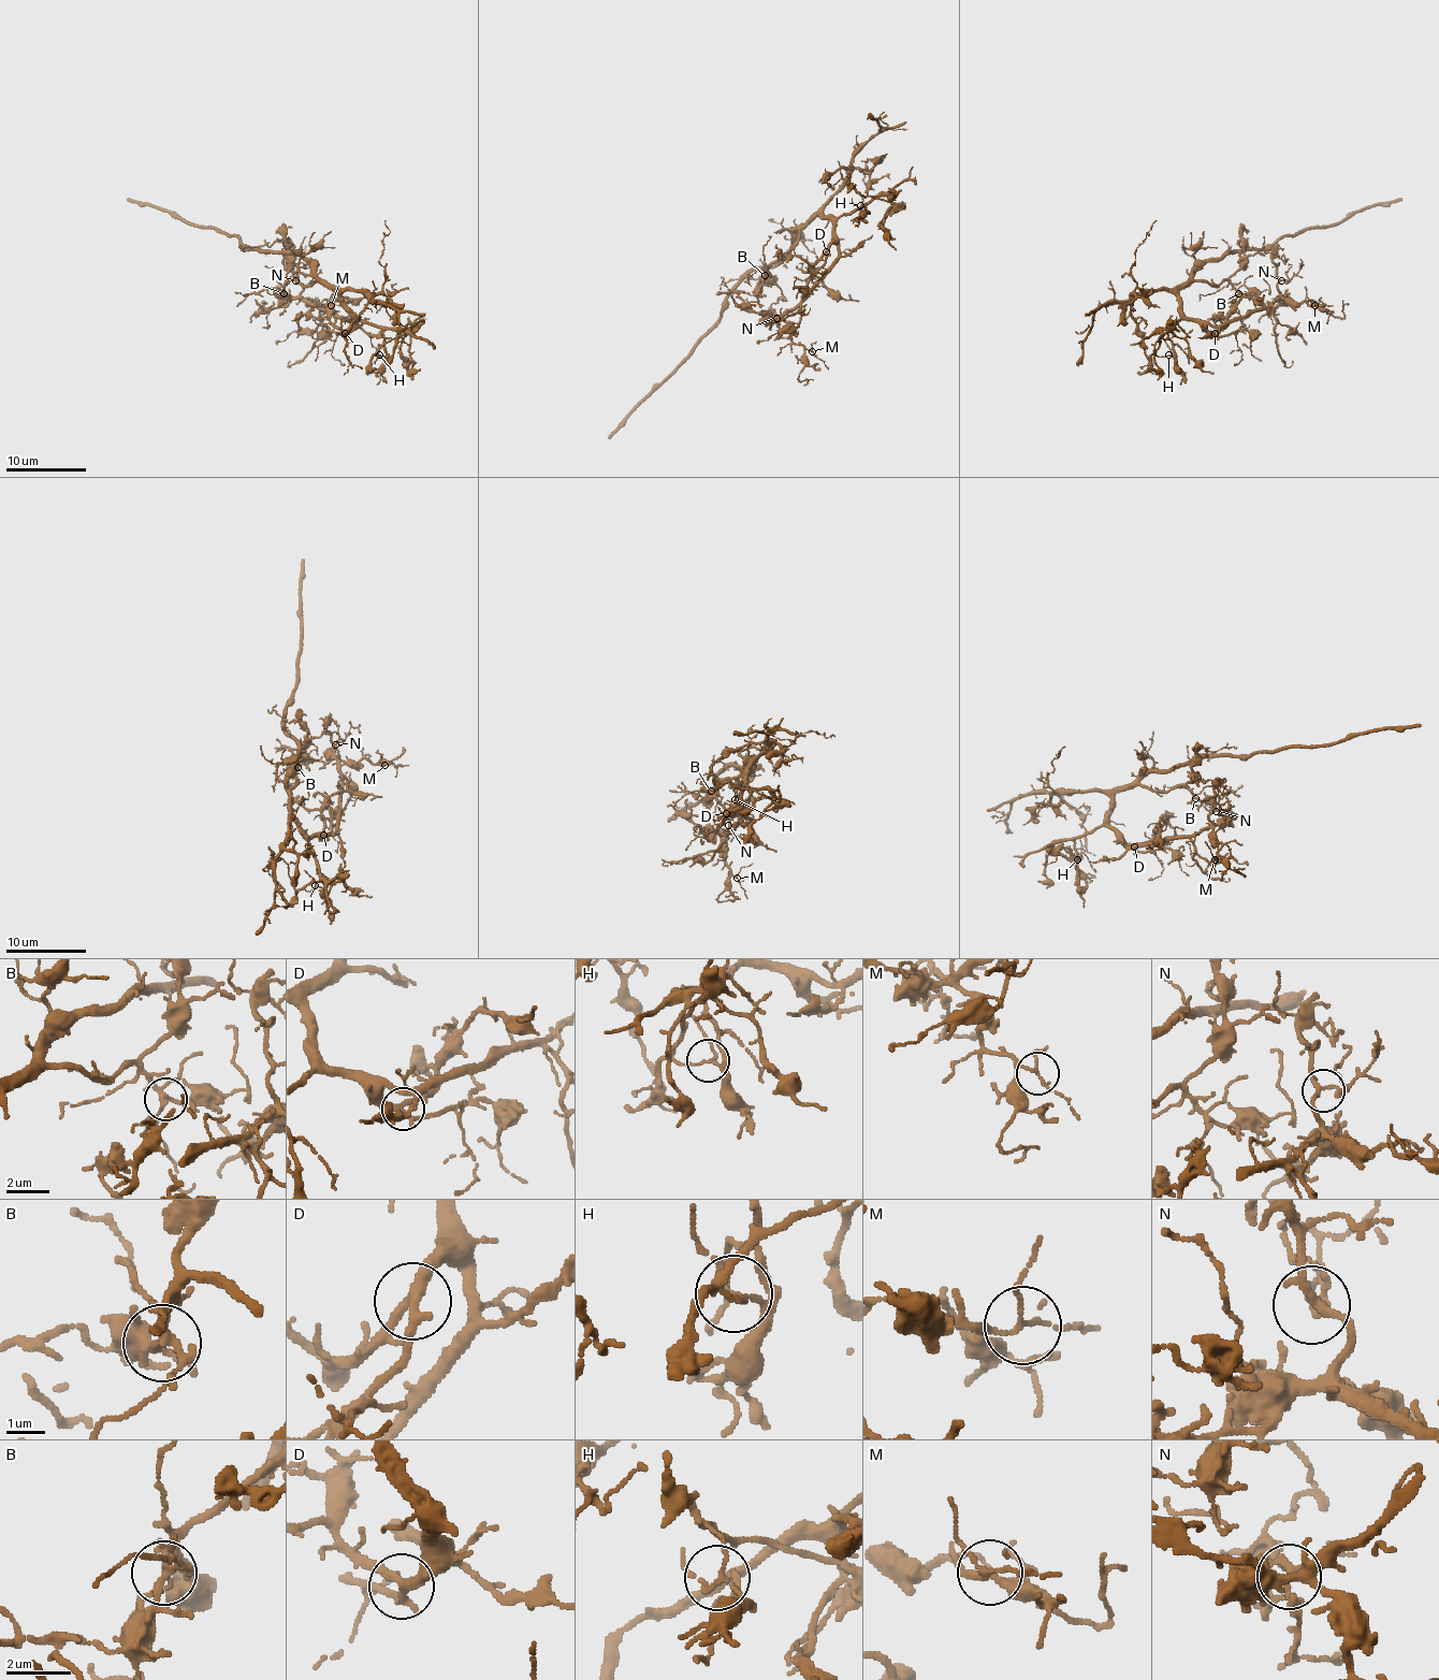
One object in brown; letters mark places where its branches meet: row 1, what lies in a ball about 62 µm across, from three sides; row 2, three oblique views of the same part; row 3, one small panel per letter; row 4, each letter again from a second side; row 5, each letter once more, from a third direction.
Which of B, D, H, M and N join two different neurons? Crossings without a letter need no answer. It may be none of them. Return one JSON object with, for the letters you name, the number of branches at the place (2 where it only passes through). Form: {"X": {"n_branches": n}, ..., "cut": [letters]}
{"cut": []}

